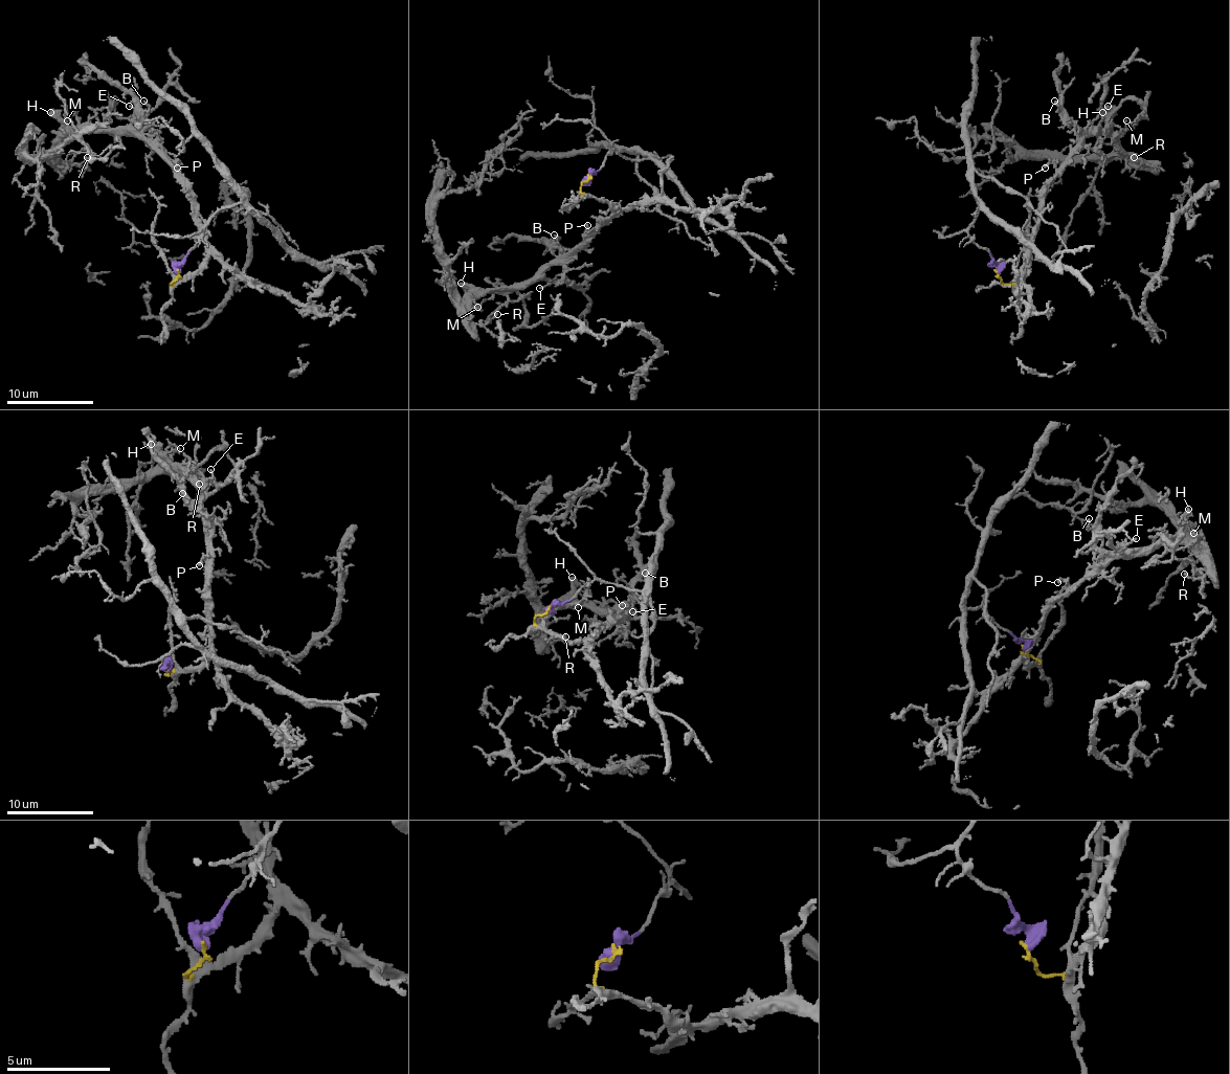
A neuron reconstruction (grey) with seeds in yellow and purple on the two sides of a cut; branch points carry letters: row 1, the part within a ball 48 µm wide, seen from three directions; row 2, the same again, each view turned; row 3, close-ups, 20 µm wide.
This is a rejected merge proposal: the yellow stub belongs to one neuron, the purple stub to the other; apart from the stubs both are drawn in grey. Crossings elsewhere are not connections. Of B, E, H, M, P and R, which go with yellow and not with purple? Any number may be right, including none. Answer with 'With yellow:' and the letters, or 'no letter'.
With yellow: B, E, H, M, P, R

